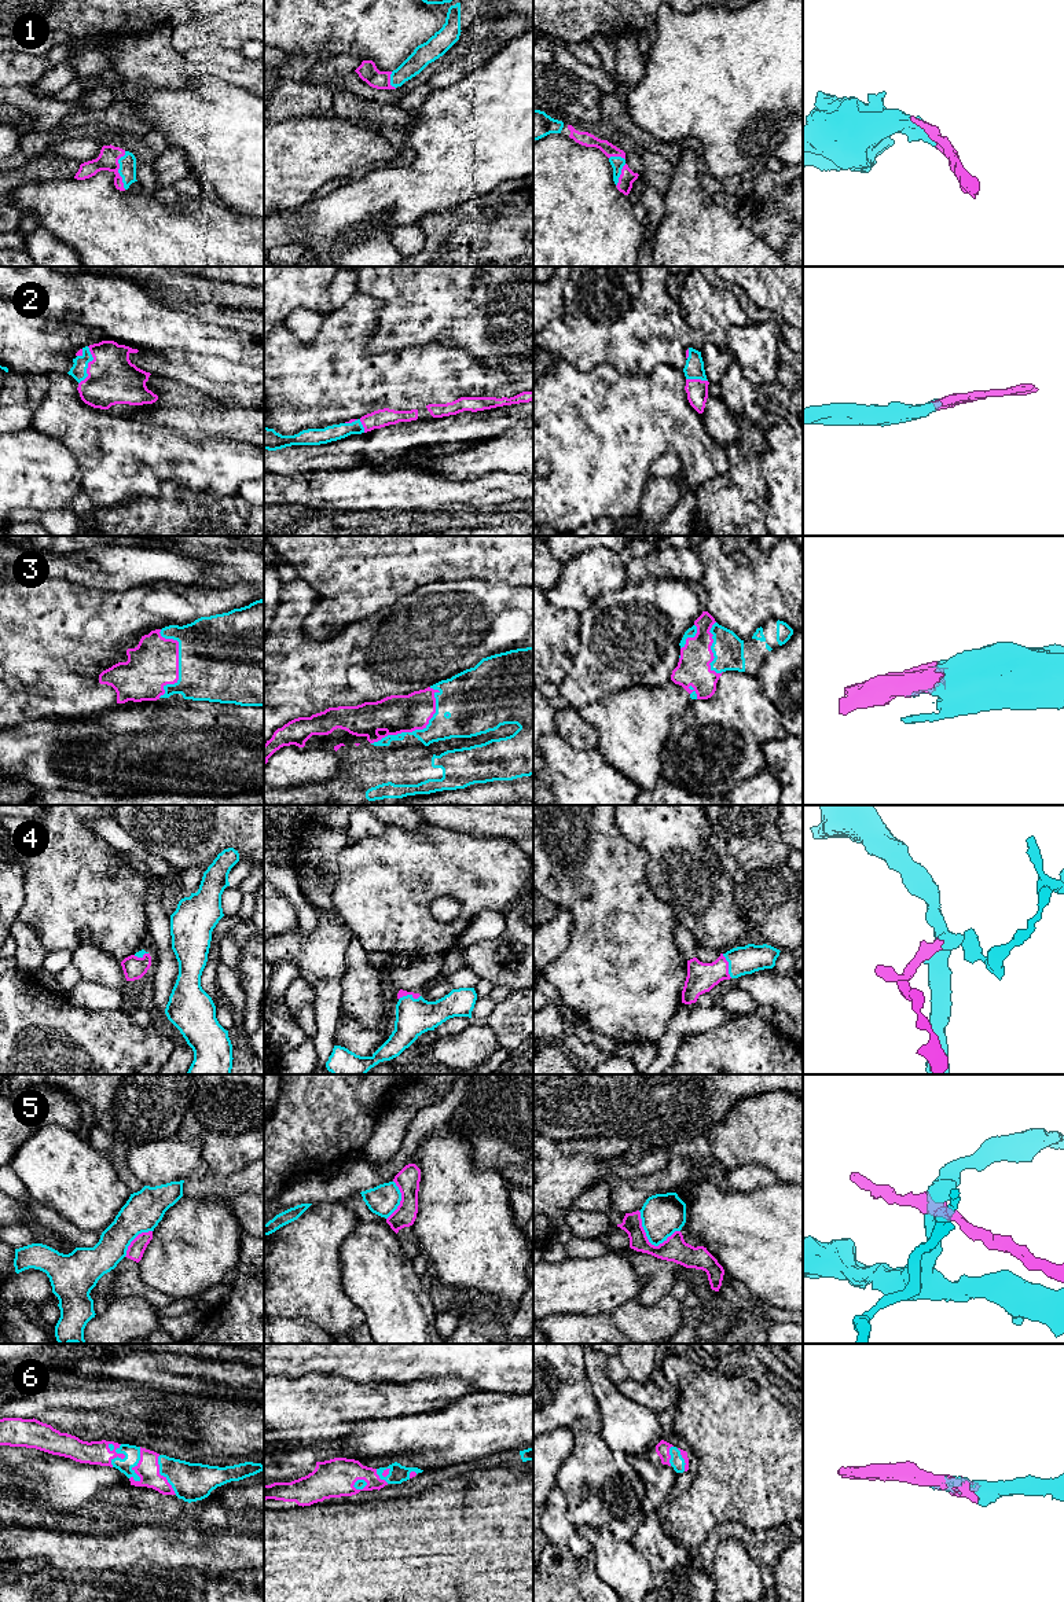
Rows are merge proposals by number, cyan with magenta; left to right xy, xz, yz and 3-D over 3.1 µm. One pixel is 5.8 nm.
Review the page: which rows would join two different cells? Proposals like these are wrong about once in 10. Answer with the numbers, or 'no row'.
5

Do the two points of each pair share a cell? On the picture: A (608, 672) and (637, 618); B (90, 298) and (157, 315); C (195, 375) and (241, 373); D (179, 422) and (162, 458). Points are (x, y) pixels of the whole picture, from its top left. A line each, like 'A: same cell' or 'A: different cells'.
A: same cell
B: same cell
C: same cell
D: different cells

